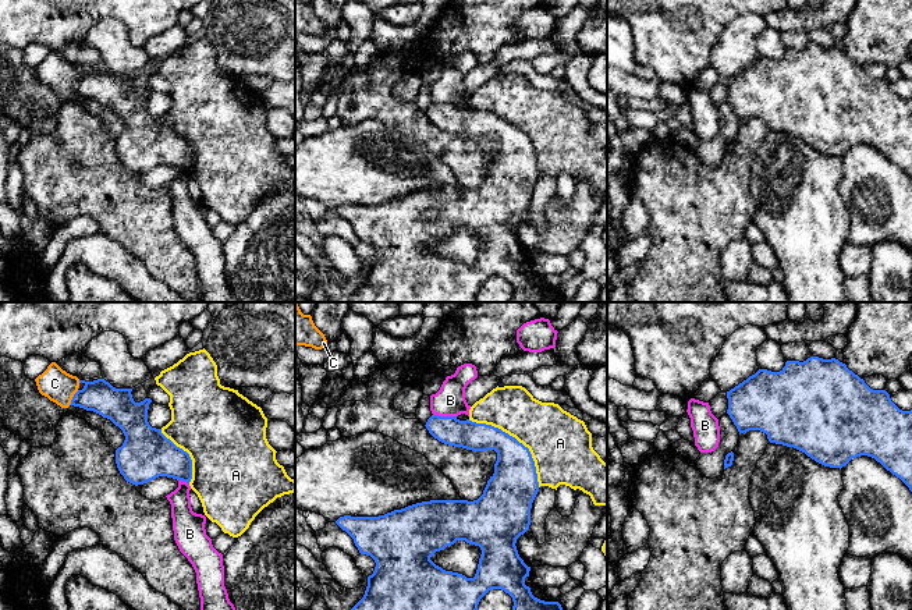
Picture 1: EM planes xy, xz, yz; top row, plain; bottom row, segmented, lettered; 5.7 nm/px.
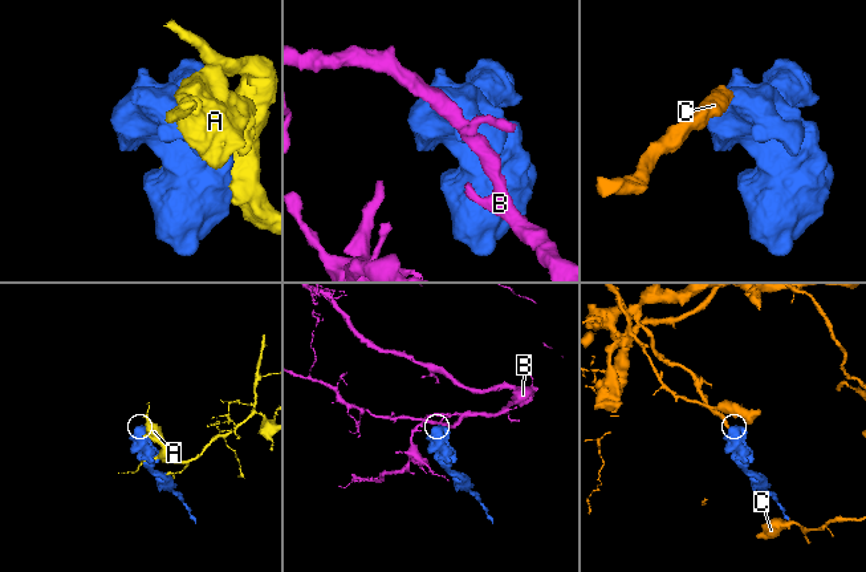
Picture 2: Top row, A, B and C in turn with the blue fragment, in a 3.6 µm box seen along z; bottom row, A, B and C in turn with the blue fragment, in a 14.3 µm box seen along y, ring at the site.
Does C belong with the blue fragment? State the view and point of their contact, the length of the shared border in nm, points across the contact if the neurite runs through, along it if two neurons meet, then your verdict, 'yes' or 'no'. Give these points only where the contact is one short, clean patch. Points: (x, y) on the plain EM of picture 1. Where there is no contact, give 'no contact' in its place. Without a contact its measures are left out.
xy (73, 85) | 110 nm | across xy (99, 84), (73, 85), (54, 71) | yes

